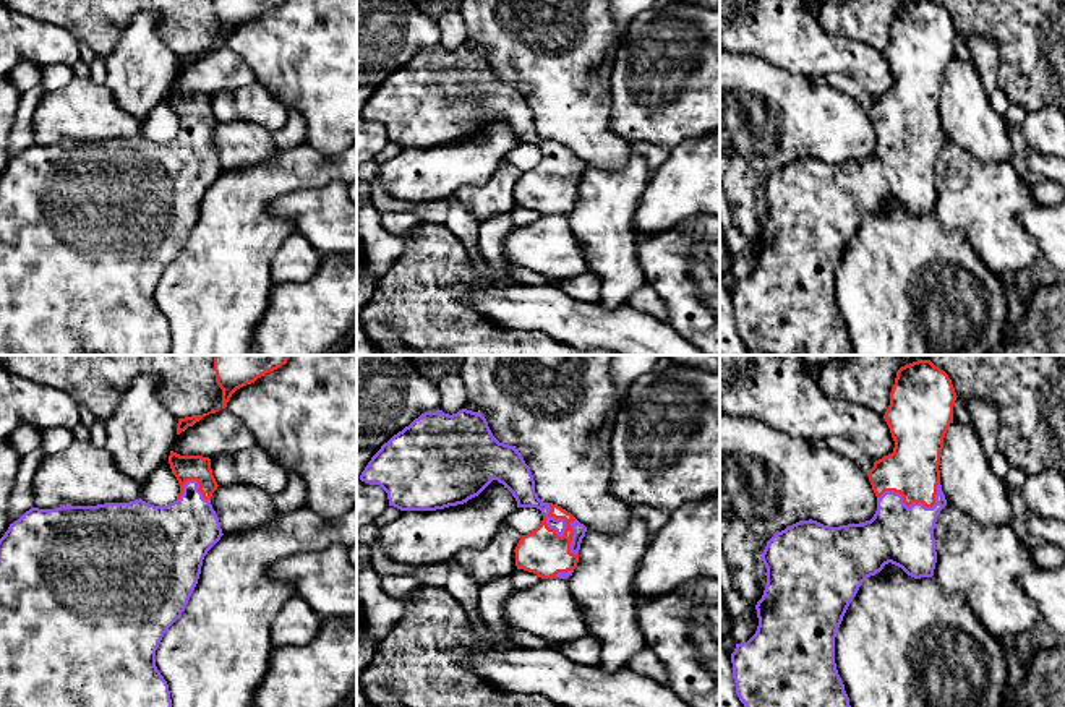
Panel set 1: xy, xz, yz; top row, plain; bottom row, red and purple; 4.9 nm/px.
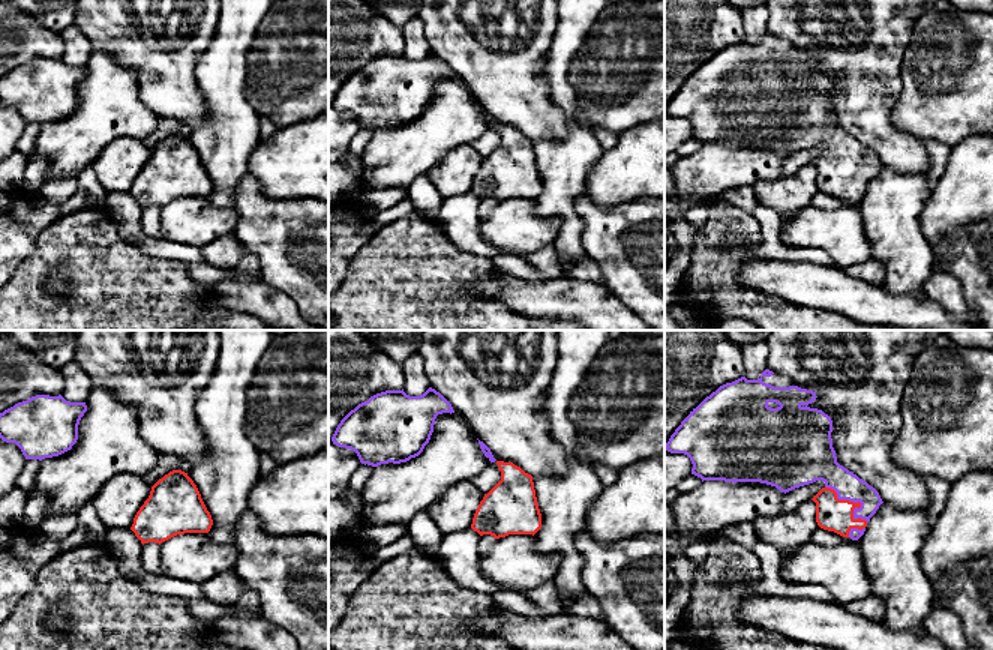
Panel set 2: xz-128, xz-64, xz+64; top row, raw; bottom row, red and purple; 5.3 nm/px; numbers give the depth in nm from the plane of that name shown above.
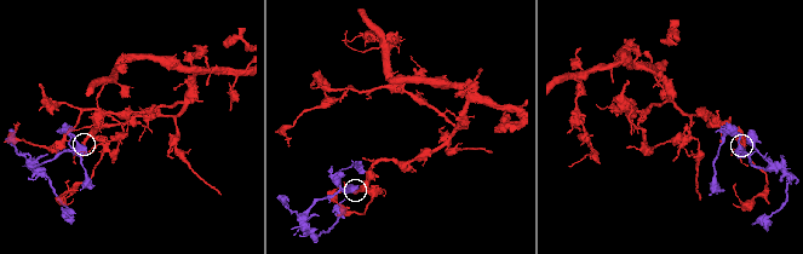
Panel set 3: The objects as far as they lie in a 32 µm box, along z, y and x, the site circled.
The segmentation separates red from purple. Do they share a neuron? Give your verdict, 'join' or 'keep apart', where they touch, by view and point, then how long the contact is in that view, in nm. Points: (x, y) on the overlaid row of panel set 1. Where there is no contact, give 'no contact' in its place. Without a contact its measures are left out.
join | yz (915, 501) | 320 nm

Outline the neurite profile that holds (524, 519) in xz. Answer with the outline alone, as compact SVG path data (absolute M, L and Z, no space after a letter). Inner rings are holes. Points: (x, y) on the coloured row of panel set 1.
M517 508L511 512L503 527L511 527L517 530L520 535L527 535L528 532L535 530L543 521L543 514L537 508Z

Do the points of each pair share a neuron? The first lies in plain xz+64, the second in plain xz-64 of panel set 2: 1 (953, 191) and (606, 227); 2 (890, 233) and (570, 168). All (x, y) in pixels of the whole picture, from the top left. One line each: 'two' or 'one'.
1: two
2: one

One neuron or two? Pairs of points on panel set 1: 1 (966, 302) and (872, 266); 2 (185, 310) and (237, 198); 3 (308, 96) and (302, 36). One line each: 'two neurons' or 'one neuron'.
1: one neuron
2: one neuron
3: one neuron

